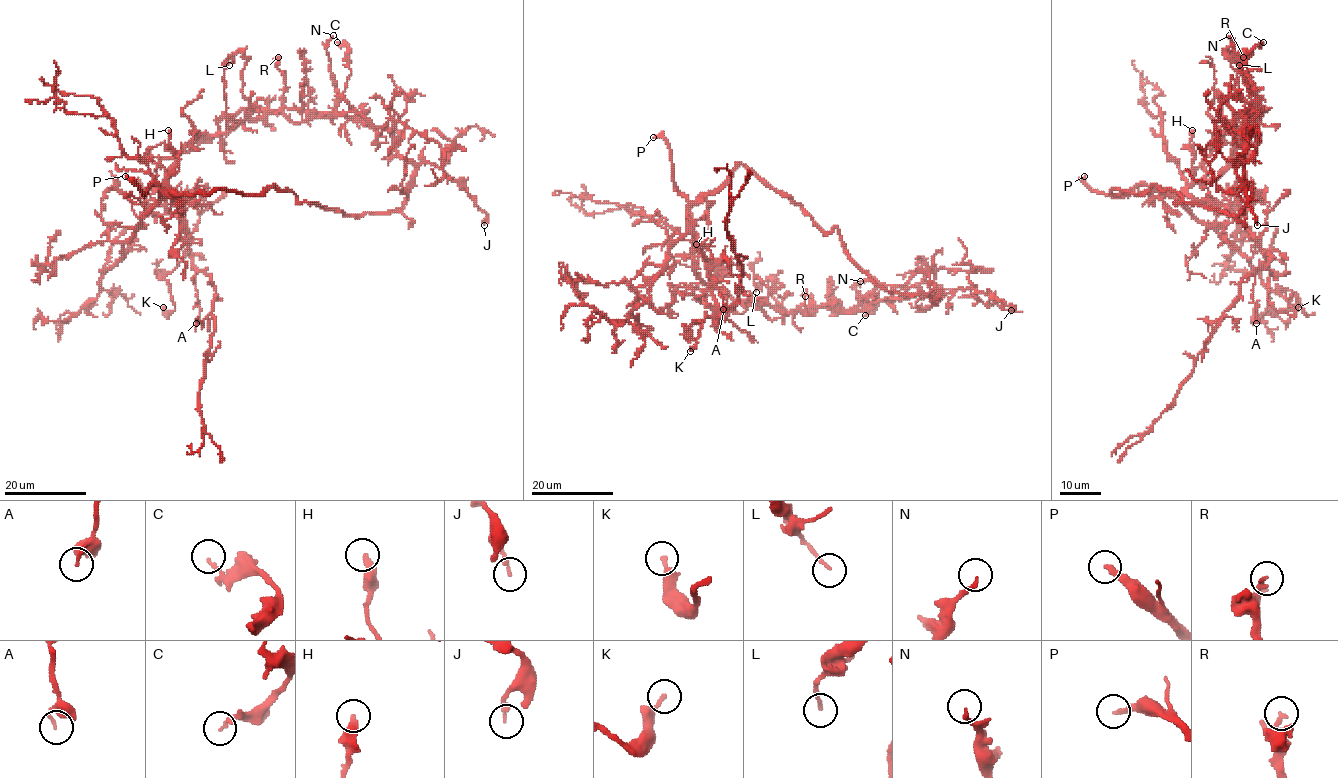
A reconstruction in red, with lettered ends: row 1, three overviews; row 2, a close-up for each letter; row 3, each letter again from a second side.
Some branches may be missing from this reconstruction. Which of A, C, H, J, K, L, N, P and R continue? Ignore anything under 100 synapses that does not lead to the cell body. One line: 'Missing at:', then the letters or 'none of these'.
Missing at: P

